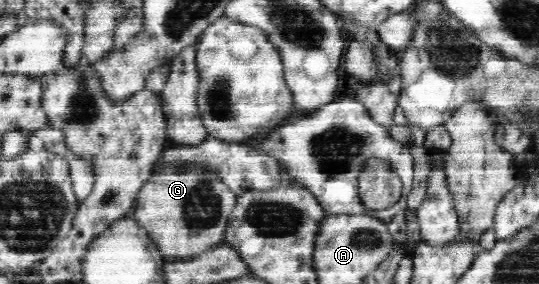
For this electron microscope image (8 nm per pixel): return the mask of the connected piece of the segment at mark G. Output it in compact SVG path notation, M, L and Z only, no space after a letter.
M196 168L162 169L145 182L134 205L134 218L148 230L168 262L188 262L222 243L236 195L218 177Z

